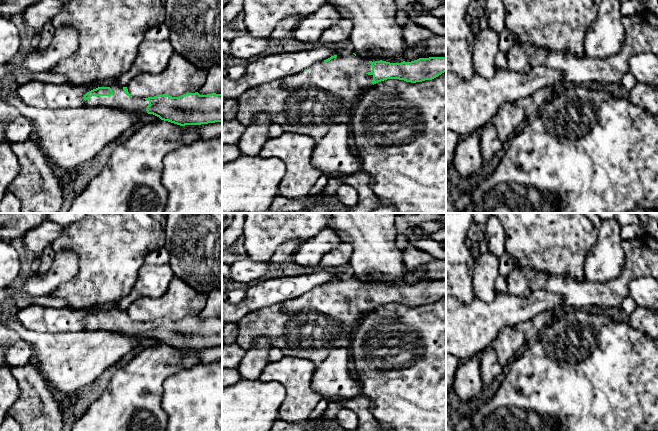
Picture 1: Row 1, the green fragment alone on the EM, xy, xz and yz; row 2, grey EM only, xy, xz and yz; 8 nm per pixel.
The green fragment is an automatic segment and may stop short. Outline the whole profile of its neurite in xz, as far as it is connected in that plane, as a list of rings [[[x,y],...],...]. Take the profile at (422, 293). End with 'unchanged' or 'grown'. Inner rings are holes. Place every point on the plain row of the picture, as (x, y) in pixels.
[[[341,277],[316,287],[298,298],[247,314],[237,323],[236,343],[246,351],[254,346],[256,337],[264,336],[269,339],[273,348],[281,349],[284,356],[310,359],[317,366],[325,360],[331,350],[350,347],[349,335],[372,309],[387,303],[422,306],[432,304],[444,296],[446,296],[446,281],[390,287],[382,284],[367,286],[355,277]]] | grown

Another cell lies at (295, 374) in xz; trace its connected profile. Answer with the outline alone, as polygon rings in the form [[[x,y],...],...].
[[[284,356],[269,362],[259,380],[279,382],[286,390],[286,398],[281,404],[278,419],[285,422],[301,423],[309,419],[322,397],[311,388],[312,375],[316,365],[306,358]]]

